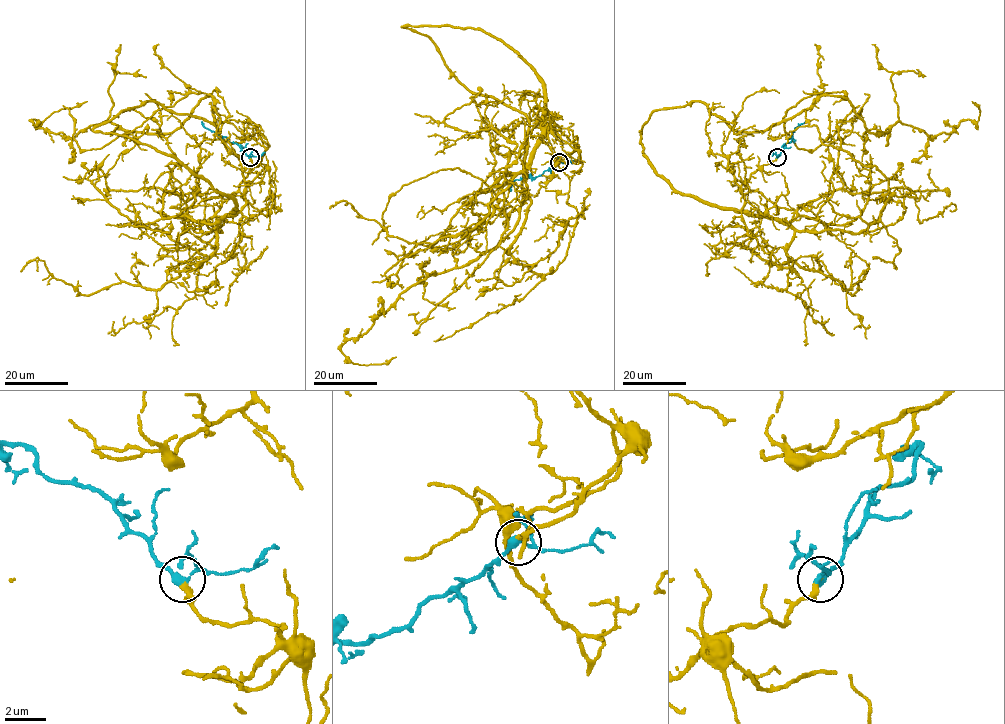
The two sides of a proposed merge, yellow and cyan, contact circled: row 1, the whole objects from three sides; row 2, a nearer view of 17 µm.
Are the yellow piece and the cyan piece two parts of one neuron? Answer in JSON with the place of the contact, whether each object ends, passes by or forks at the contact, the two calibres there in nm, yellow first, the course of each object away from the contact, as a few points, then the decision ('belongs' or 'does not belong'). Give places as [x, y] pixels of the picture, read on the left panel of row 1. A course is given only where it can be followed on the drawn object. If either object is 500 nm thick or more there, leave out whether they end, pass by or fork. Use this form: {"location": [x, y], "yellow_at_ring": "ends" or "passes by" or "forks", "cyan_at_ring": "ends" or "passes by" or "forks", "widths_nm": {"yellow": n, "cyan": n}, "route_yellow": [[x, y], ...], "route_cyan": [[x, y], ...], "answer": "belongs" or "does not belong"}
{"location": [250, 157], "yellow_at_ring": "ends", "cyan_at_ring": "forks", "widths_nm": {"yellow": 240, "cyan": 240}, "route_yellow": [[249, 157], [265, 165], [247, 186], [210, 96], [170, 133], [103, 122], [68, 138], [32, 121], [87, 101]], "route_cyan": [[249, 157], [235, 143], [218, 136], [202, 121]], "answer": "belongs"}

